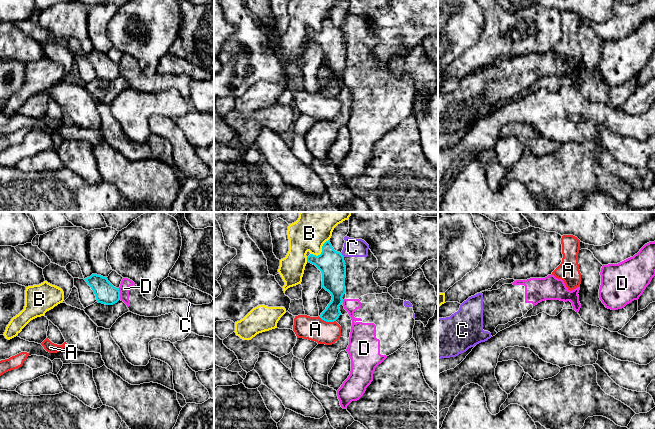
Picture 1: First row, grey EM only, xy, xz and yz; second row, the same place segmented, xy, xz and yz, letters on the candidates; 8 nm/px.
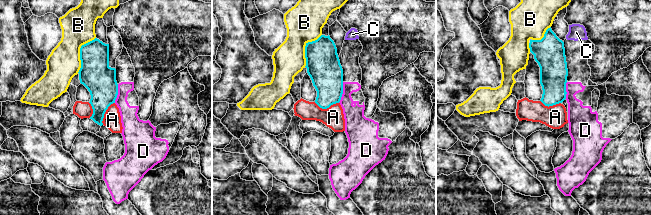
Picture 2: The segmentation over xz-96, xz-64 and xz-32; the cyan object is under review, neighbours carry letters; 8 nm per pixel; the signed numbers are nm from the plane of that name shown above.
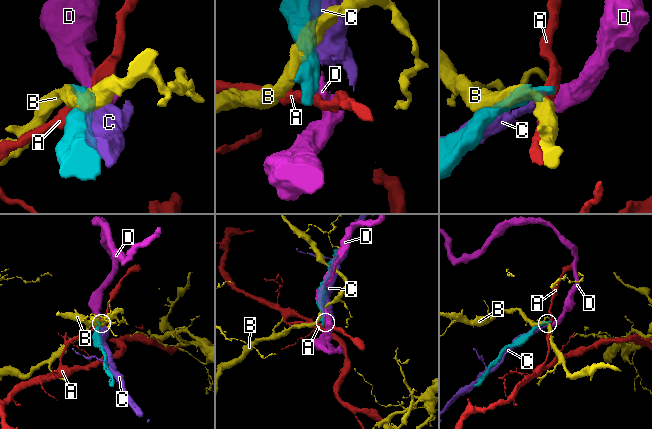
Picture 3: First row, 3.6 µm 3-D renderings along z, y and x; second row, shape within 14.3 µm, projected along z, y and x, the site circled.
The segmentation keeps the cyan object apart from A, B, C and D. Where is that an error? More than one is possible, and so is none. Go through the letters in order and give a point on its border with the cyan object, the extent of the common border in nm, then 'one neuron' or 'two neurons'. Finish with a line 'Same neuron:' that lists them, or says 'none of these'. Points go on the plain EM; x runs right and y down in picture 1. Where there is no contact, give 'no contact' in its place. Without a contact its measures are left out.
A: xz (327, 97) | 140 nm | two neurons
B: xz (322, 26) | 200 nm | two neurons
C: xz (341, 30) | 50 nm | two neurons
D: xy (119, 70) | 100 nm | two neurons
Same neuron: none of these

